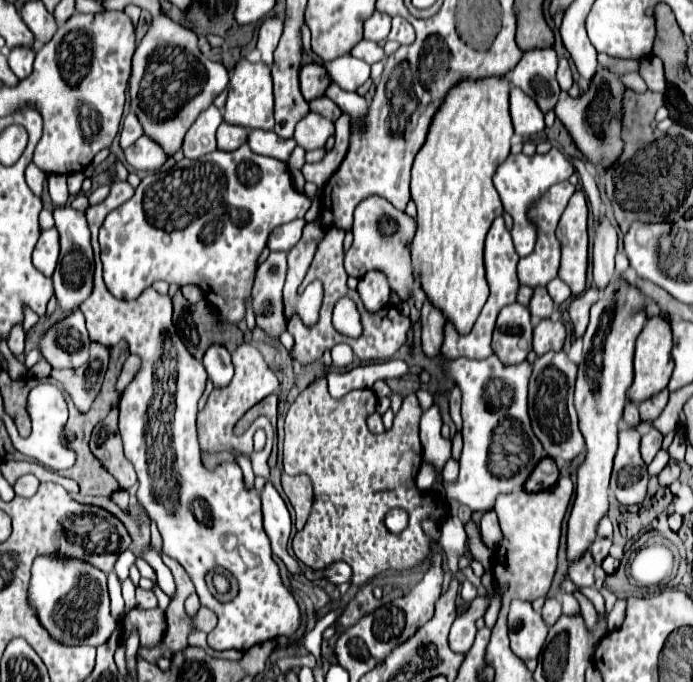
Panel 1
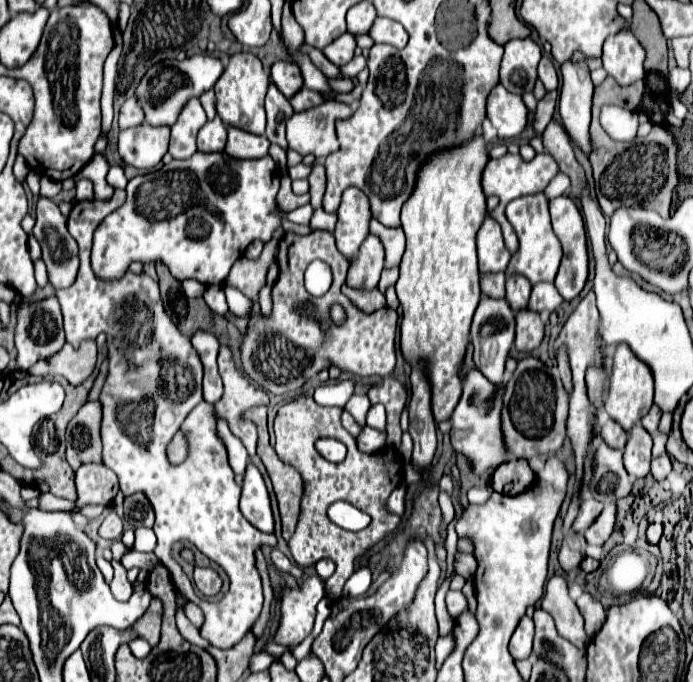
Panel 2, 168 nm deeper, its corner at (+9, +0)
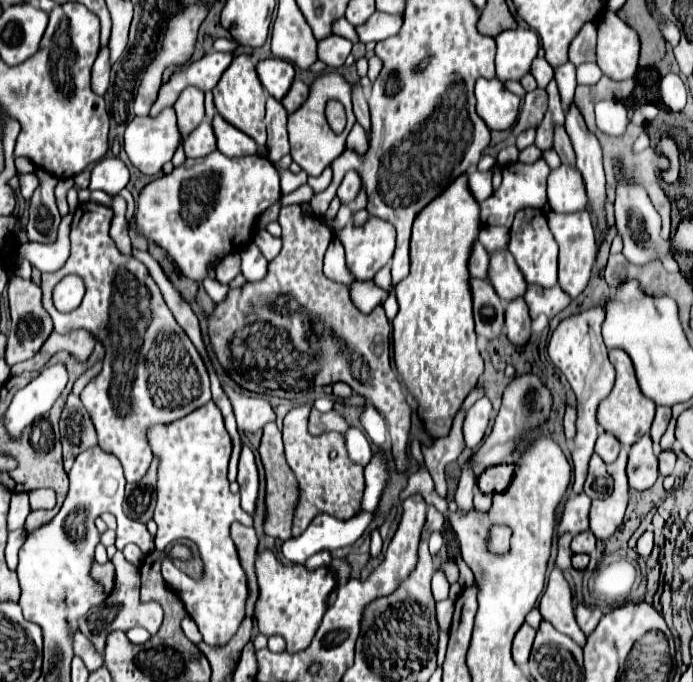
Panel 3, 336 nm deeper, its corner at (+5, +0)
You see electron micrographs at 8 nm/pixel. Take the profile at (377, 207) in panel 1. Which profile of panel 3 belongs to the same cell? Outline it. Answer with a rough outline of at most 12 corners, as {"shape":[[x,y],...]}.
{"shape":[[348,171],[338,187],[342,203],[356,199],[362,187],[360,175]]}

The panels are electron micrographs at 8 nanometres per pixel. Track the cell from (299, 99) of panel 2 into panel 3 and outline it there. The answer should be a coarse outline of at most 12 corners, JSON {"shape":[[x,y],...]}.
{"shape":[[294,81],[280,103],[294,113],[308,97],[308,85]]}

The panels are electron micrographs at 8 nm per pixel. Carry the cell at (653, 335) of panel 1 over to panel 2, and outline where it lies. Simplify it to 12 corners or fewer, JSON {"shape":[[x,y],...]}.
{"shape":[[616,347],[606,413],[628,431],[654,399],[650,367]]}

